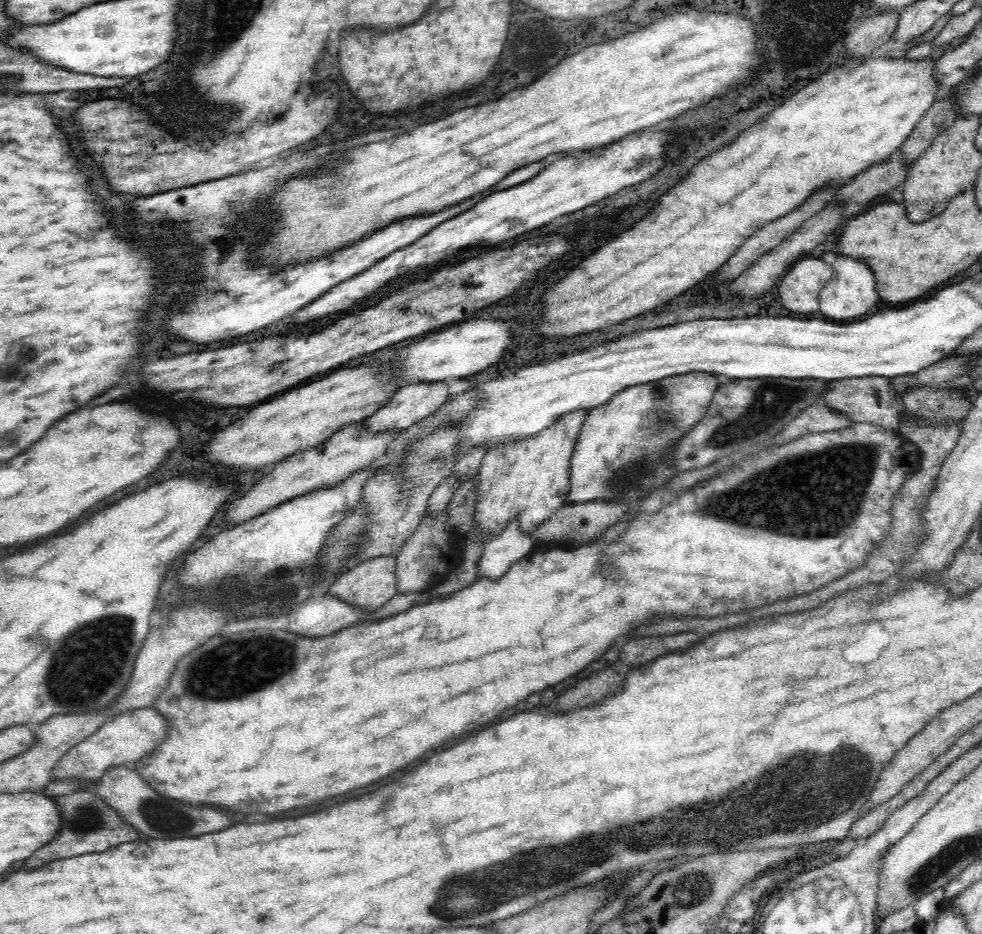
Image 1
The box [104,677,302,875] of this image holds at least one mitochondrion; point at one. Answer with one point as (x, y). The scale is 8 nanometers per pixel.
(161, 816)

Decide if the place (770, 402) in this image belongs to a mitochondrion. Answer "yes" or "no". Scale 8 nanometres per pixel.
yes

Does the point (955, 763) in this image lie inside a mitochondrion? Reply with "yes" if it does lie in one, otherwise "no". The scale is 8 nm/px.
no

